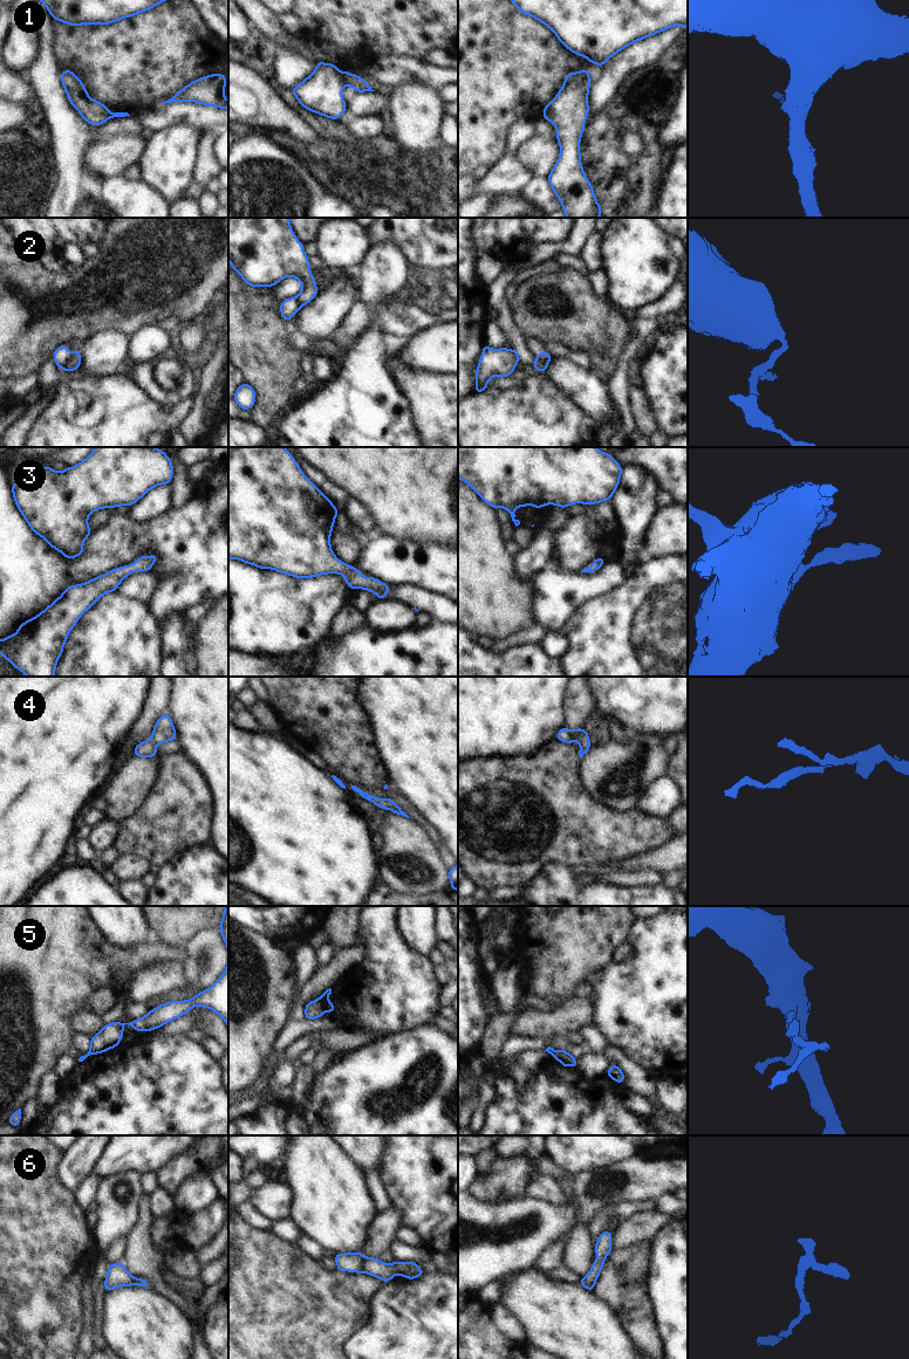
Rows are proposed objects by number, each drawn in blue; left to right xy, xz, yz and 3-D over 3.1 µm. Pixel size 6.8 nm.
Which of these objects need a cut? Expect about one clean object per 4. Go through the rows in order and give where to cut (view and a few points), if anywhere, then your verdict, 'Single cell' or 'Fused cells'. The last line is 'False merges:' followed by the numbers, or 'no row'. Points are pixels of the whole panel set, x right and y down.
1: Split along xz (339, 74), (344, 84). Fused cells
2: Split along xy (70, 355), (62, 368). Fused cells
3: No split. Single cell
4: No split. Single cell
5: Split along xz (318, 999), (326, 1010). Fused cells
6: Split along xz (366, 1257), (360, 1271). Fused cells
False merges: 1, 2, 5, 6.

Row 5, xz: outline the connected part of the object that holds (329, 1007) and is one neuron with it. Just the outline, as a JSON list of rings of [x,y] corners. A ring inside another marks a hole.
[[[329,988],[326,991],[323,991],[317,1000],[321,1002],[326,1011],[333,1014],[335,1010],[335,1005],[328,1001],[330,994],[332,994],[332,989]]]

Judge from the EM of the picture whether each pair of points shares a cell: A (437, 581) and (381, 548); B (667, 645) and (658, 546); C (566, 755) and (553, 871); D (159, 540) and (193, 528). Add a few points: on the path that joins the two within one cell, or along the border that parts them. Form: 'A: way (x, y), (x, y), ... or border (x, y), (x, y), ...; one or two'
A: way (423, 568), (415, 563), (395, 561); one
B: border (675, 554), (646, 557); two
C: border (572, 865), (546, 863), (532, 879); two
D: way (168, 536), (185, 536); one

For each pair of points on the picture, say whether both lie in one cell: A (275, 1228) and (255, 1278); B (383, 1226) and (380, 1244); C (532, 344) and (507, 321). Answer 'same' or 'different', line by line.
A: different
B: same
C: different

